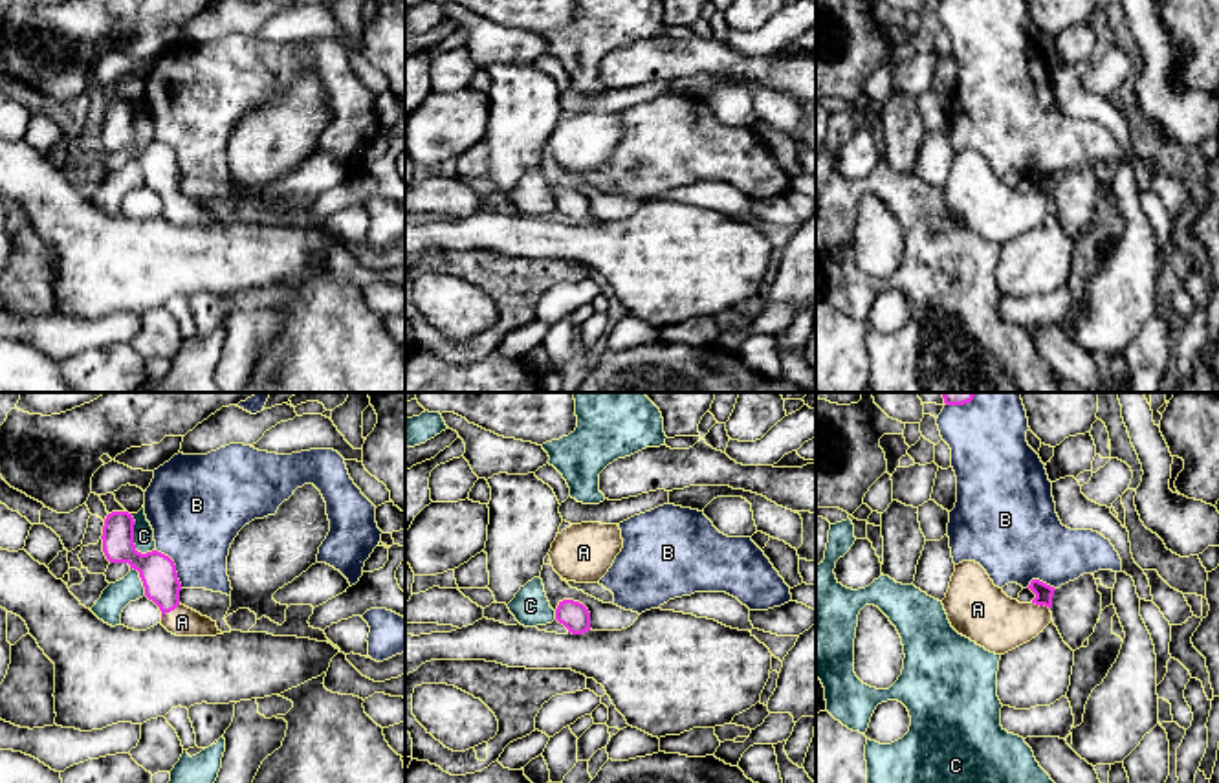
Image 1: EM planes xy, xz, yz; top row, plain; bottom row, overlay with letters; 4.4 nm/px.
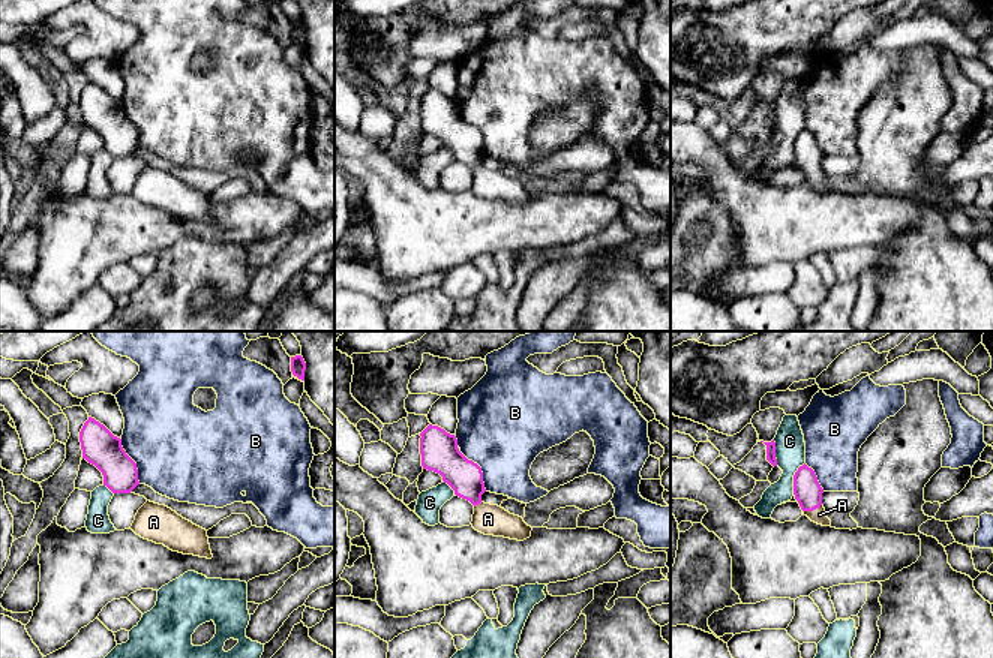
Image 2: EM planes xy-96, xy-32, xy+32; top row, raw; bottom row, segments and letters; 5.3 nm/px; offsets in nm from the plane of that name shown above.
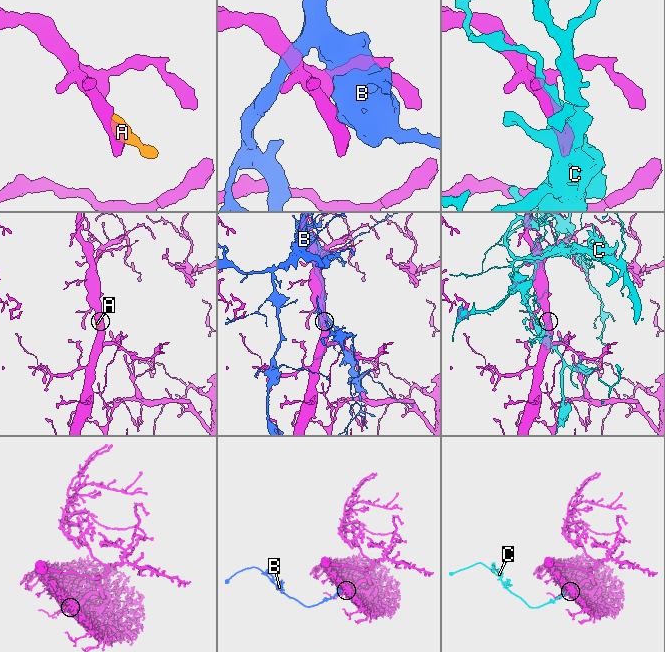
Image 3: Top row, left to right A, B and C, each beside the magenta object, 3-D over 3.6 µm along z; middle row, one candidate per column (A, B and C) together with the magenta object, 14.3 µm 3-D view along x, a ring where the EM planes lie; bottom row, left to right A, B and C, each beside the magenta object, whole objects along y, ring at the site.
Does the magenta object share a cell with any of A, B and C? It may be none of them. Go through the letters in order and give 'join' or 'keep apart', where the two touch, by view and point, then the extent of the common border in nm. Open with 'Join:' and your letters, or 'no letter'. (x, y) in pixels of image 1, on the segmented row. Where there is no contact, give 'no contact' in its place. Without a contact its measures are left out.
Join: A
A: join; meets magenta in xy at (169, 611); contact 120 nm long
B: keep apart; meets magenta in xy at (175, 567); contact 200 nm long
C: keep apart; meets magenta in xy at (132, 541); contact 200 nm long

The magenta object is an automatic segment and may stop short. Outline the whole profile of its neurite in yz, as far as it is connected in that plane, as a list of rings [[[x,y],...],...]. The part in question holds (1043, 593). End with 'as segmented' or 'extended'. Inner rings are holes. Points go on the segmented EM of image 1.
[[[975,561],[955,565],[944,611],[951,627],[990,653],[1005,655],[1036,638],[1052,622],[1054,587],[1032,579],[1036,598],[1019,603],[995,587]]]; extended

